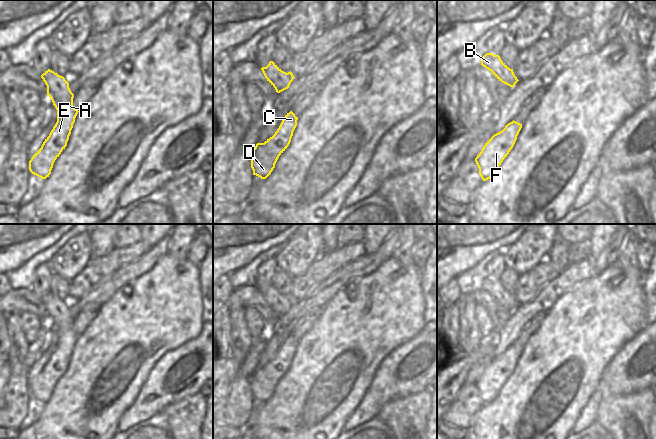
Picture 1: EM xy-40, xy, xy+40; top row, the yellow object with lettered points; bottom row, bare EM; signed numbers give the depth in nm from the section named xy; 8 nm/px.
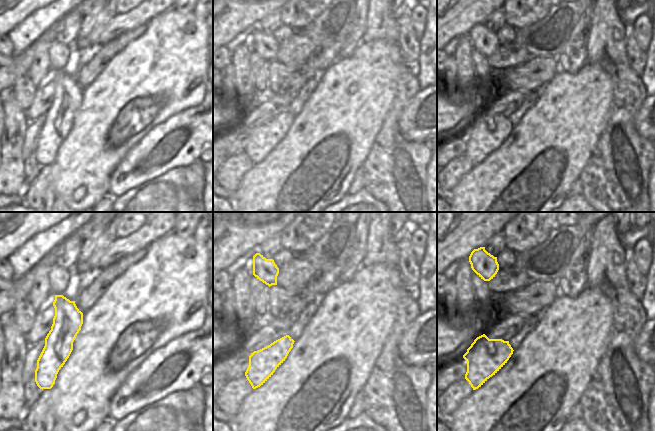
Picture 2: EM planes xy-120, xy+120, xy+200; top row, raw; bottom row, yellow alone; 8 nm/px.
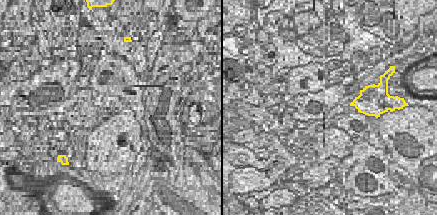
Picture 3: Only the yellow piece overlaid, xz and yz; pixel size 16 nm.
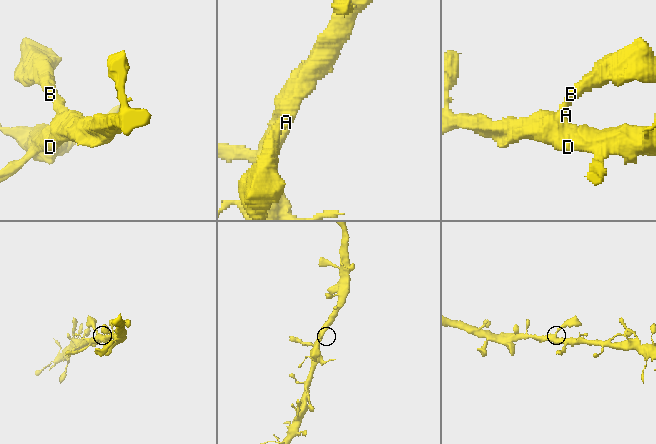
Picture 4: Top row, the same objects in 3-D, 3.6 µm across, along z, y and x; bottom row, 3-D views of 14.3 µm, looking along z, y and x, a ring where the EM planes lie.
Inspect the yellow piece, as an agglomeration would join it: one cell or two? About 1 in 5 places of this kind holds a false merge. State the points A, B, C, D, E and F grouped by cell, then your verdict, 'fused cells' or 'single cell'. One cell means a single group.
A B C D E F; single cell

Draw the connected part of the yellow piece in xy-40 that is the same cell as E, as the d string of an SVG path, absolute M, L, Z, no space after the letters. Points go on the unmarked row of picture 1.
M48 293L41 302L47 310L47 319L57 334L57 346L41 372L29 385L32 398L46 403L51 398L53 388L67 370L78 334L73 330L74 318L63 300Z

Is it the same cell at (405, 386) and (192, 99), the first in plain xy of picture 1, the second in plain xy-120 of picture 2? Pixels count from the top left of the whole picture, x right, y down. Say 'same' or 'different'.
different

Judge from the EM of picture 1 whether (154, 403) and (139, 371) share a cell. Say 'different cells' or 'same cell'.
different cells

